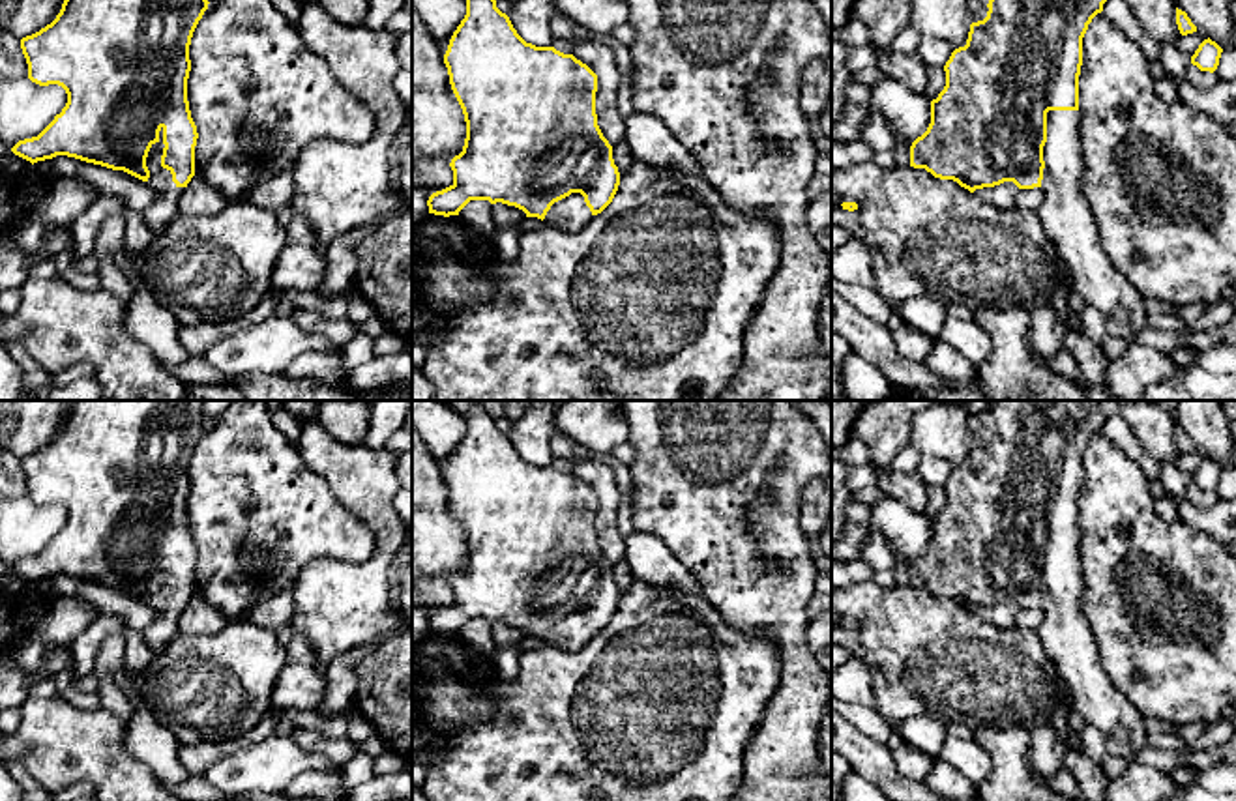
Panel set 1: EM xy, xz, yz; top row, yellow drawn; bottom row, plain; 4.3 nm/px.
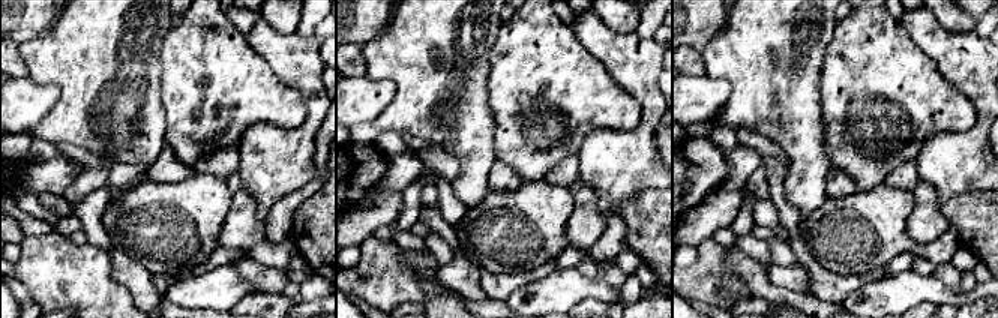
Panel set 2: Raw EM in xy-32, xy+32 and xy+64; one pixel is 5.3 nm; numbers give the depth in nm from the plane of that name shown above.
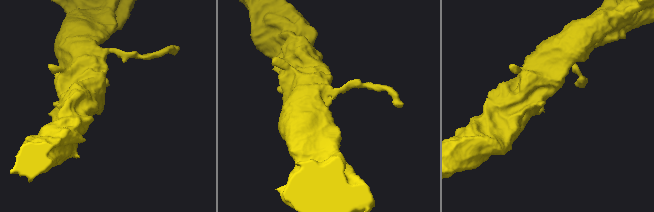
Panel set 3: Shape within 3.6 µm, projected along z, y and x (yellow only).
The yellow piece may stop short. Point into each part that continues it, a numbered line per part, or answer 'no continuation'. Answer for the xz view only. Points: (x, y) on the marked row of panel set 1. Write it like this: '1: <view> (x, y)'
1: xz (570, 214)

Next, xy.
1: xy (163, 208)

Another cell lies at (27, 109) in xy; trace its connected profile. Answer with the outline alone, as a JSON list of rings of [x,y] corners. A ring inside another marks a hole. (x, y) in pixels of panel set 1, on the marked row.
[[[26,77],[0,79],[0,140],[11,150],[19,140],[37,137],[67,103],[58,84],[39,86]]]

